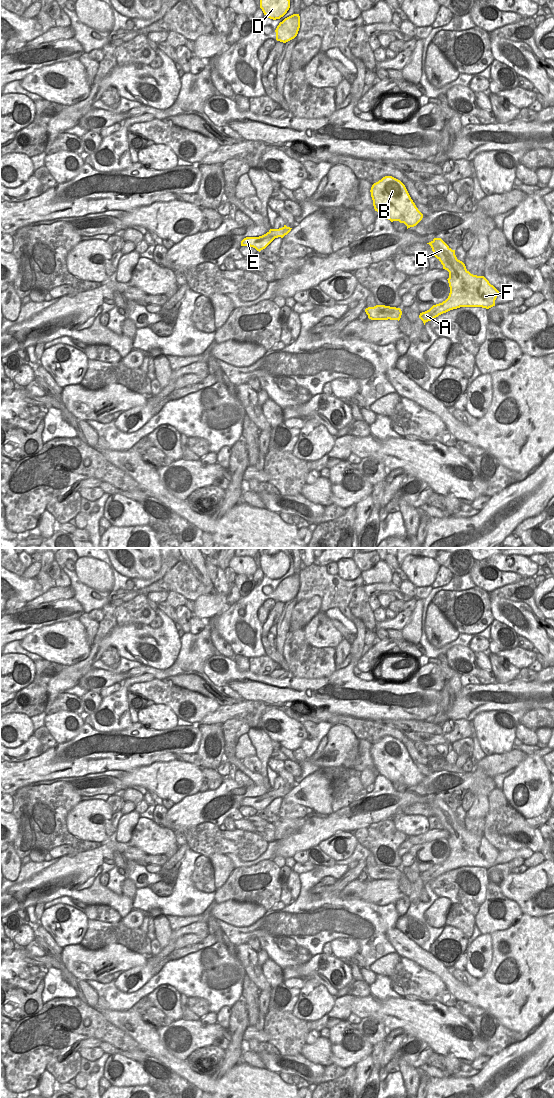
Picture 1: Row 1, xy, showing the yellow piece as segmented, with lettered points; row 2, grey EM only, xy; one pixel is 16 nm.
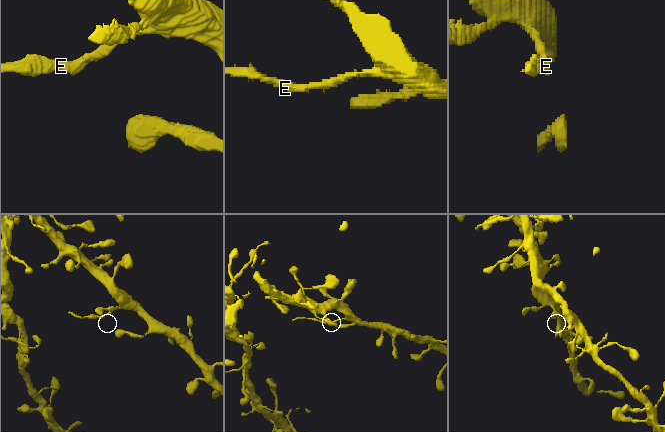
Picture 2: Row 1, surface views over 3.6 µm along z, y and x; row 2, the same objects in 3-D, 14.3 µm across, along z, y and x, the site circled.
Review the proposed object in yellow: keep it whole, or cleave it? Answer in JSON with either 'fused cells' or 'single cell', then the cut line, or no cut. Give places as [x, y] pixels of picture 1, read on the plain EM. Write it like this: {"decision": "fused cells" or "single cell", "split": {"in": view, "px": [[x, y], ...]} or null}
{"decision": "fused cells", "split": {"in": "xy", "px": [[268, 792], [275, 797]]}}

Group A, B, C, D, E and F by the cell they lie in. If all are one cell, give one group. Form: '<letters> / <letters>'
A B C D F / E

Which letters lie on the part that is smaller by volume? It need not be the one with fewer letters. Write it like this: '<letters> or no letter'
E

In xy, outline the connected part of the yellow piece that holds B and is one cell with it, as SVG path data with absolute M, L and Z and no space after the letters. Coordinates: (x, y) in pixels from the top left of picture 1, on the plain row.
M385 736L372 745L370 752L375 771L391 782L404 783L408 789L422 780L423 774L400 740Z

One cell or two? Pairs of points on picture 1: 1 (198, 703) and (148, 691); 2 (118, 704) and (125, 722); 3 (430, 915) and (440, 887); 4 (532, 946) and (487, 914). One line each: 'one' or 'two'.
1: one
2: one
3: two
4: two

